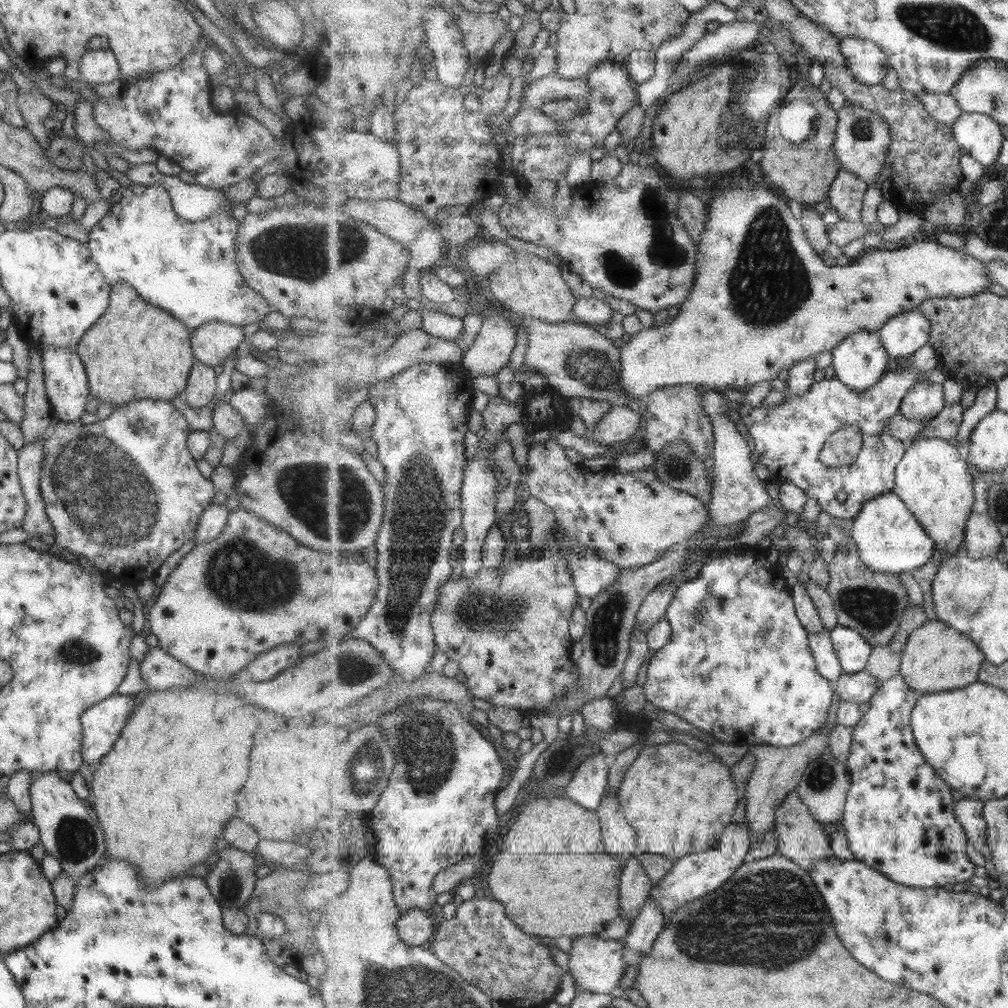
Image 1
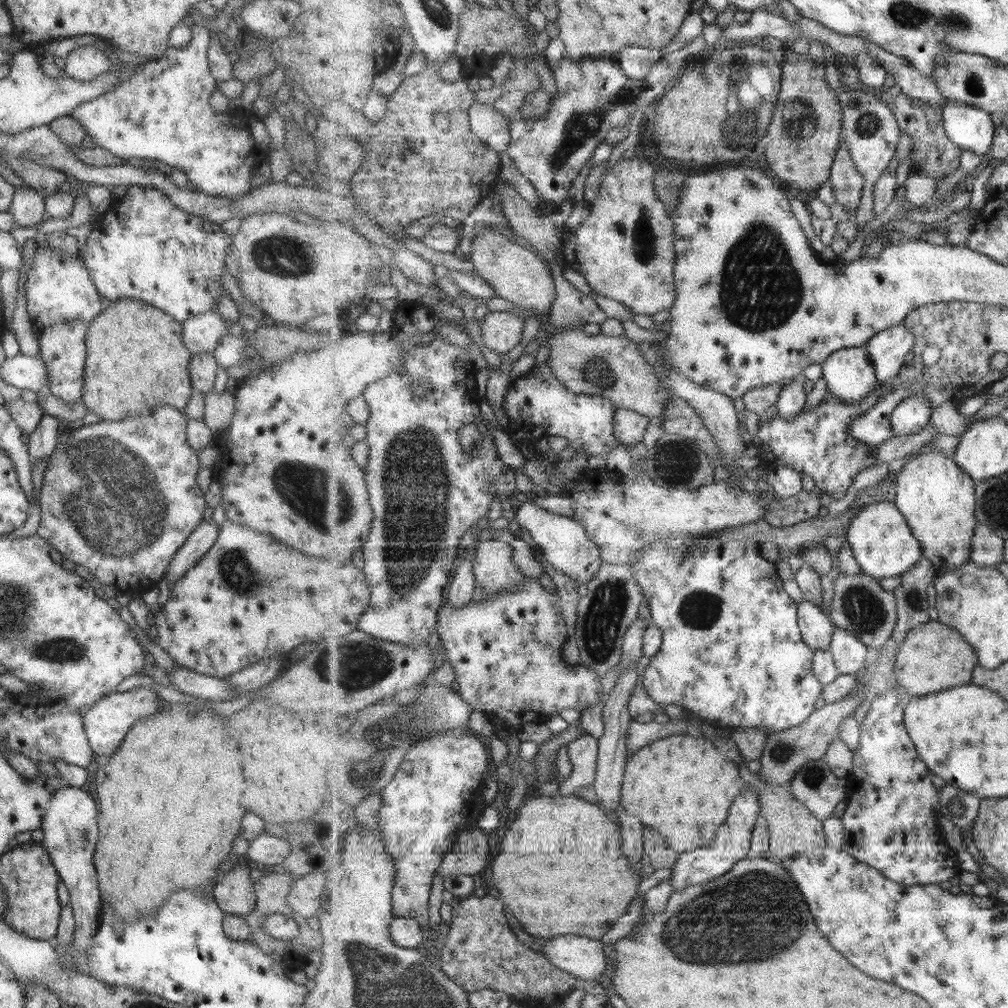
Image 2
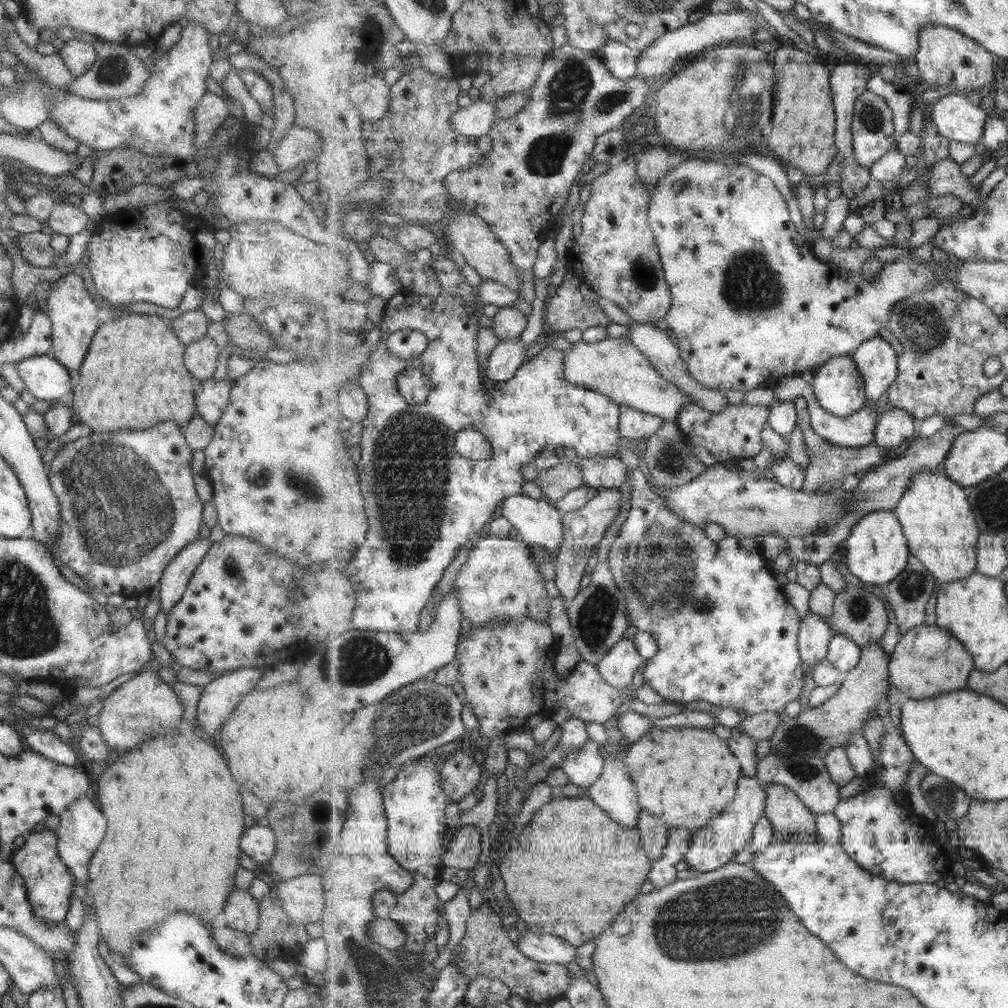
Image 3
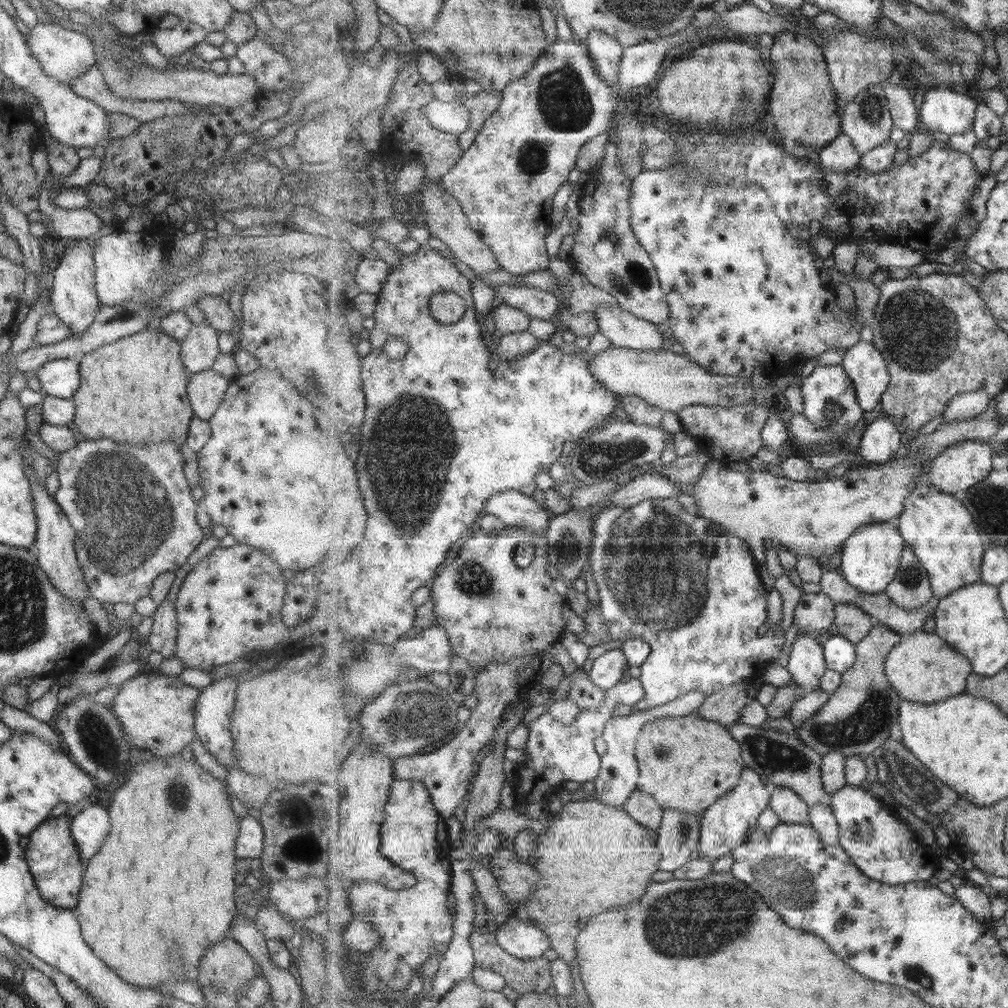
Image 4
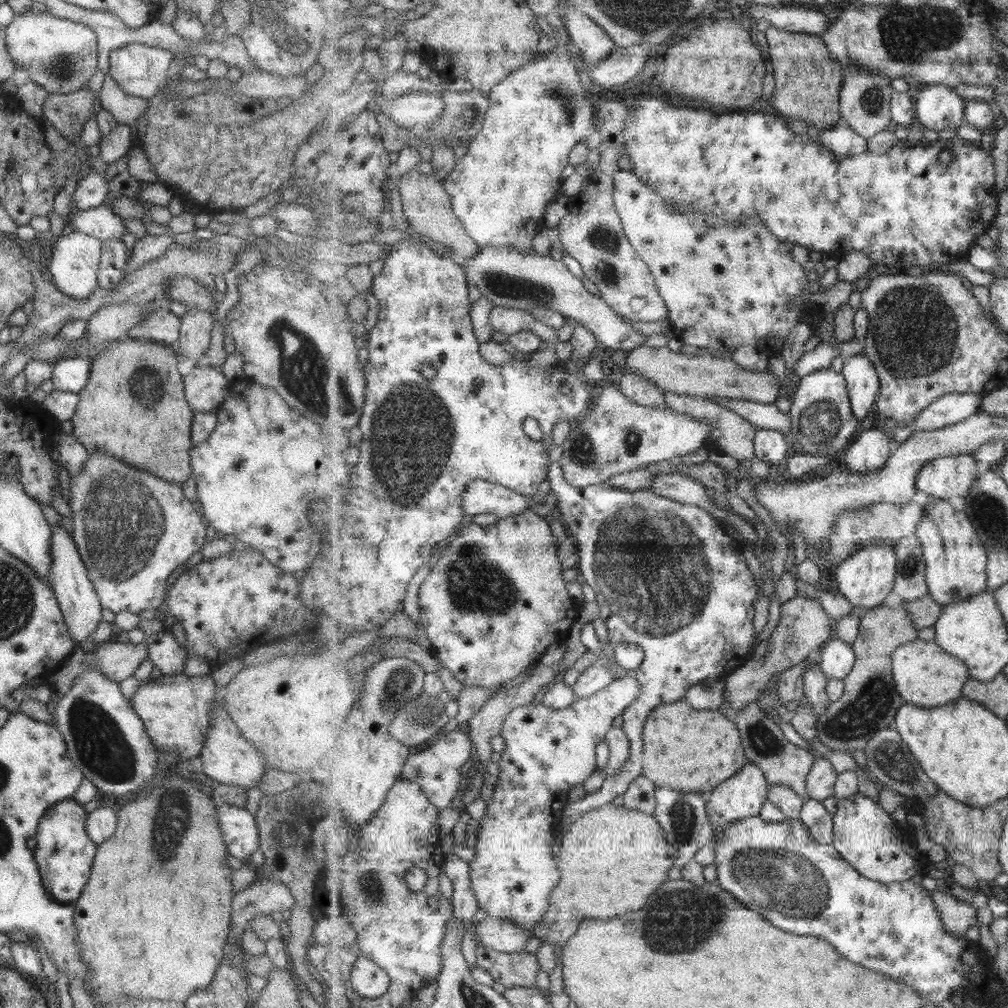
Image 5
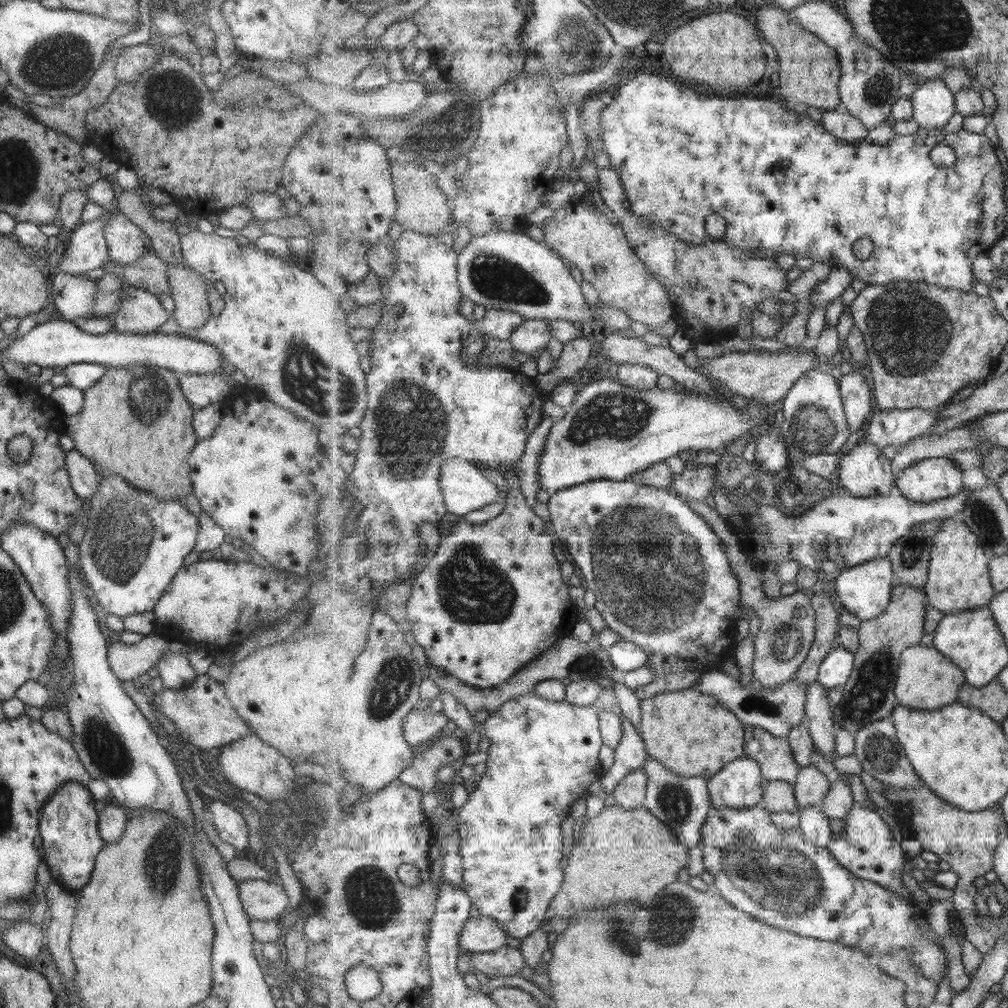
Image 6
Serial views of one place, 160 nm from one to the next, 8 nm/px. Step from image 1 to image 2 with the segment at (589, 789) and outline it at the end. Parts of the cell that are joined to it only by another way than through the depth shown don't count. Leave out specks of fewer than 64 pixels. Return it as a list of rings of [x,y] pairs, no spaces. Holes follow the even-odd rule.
[[[583,733],[577,740],[568,743],[567,754],[570,762],[573,764],[573,771],[568,779],[559,785],[559,794],[576,796],[575,792],[577,792],[579,788],[591,786],[591,784],[595,782],[598,767],[598,739],[588,733]]]

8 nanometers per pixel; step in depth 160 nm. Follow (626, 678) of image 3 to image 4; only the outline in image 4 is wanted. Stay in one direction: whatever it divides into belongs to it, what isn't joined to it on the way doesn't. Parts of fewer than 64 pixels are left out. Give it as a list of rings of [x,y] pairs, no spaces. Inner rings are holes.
[[[613,649],[591,661],[588,674],[599,688],[610,689],[627,678],[629,666],[630,662],[622,649]]]

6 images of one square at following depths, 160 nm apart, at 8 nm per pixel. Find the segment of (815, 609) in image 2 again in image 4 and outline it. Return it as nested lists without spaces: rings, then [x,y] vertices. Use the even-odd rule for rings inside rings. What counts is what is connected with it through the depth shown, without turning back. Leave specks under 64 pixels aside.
[[[810,634],[799,635],[792,645],[787,669],[794,682],[807,691],[821,688],[823,675],[828,669],[823,645]]]

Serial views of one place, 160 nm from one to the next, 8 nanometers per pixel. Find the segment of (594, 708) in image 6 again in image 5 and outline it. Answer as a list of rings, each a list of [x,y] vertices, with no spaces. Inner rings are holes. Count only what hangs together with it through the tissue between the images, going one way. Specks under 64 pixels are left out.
[[[630,676],[616,678],[607,688],[589,698],[578,699],[571,706],[556,709],[545,703],[528,704],[511,711],[501,735],[507,741],[507,750],[501,754],[498,783],[482,825],[477,828],[476,855],[470,863],[472,889],[479,908],[489,917],[508,918],[525,930],[534,930],[550,909],[551,893],[555,890],[561,872],[553,860],[553,824],[564,816],[569,803],[569,788],[583,784],[597,770],[597,746],[605,742],[607,733],[615,725],[613,720],[638,700],[642,684]]]

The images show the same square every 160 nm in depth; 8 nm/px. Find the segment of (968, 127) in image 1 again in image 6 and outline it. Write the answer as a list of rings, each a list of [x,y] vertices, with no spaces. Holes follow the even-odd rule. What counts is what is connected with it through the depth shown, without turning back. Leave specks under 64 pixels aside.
[[[941,79],[921,82],[910,97],[914,120],[926,130],[943,129],[956,112],[954,93]]]

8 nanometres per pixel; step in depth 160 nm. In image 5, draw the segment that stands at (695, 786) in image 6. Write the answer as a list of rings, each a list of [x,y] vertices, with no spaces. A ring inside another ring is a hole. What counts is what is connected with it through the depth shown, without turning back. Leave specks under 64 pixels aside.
[[[656,787],[656,809],[654,817],[666,832],[669,844],[678,850],[674,866],[684,866],[695,858],[695,854],[715,842],[714,824],[710,821],[707,800],[701,793],[684,793],[669,787]]]

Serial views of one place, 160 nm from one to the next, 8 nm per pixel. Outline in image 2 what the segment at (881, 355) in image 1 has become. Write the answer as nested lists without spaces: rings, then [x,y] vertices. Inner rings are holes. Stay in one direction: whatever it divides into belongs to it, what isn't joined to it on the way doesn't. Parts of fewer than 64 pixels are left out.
[[[866,346],[838,350],[821,366],[827,390],[847,404],[858,404],[880,387]]]

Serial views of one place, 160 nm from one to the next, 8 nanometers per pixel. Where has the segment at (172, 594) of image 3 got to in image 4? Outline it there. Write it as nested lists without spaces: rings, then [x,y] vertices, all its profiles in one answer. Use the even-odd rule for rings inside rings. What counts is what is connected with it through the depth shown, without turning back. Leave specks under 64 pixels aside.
[[[165,600],[153,613],[153,622],[147,637],[149,648],[159,652],[161,658],[171,658],[175,652],[176,641],[176,614],[175,606]]]

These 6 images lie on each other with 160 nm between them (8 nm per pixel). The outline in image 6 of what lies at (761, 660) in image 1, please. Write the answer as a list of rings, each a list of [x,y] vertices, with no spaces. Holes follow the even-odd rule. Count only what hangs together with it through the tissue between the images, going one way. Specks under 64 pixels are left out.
[[[597,480],[587,482],[583,485],[560,489],[550,498],[548,510],[550,512],[550,530],[555,537],[564,540],[573,563],[578,569],[583,582],[589,590],[595,594],[597,601],[595,608],[605,619],[607,626],[618,632],[623,639],[635,642],[643,648],[648,656],[648,664],[656,676],[678,673],[681,671],[703,671],[708,673],[715,670],[715,666],[722,664],[725,660],[733,660],[735,613],[741,610],[741,587],[738,576],[732,569],[730,558],[727,556],[723,540],[713,529],[707,520],[697,511],[691,509],[686,500],[669,492],[668,489],[659,489],[645,484],[635,483],[633,480],[611,481]],[[624,713],[622,715],[622,723],[624,735],[619,748],[615,750],[614,763],[600,779],[603,797],[606,797],[607,794],[612,794],[620,780],[631,771],[643,769],[647,757],[650,756],[641,732],[637,732],[635,725]]]

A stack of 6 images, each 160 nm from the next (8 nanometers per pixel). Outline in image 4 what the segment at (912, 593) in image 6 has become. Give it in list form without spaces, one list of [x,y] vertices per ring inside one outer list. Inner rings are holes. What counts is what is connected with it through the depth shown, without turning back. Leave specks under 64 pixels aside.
[[[875,623],[870,633],[855,644],[857,660],[847,672],[842,673],[841,686],[807,723],[795,726],[803,744],[818,750],[822,755],[837,751],[848,757],[853,754],[871,754],[889,740],[891,724],[898,722],[902,702],[887,676],[886,662],[889,653],[902,639],[903,636],[891,627]]]

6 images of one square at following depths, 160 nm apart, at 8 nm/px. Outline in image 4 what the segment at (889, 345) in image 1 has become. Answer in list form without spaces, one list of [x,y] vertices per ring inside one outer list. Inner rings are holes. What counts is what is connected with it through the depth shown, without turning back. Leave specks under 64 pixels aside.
[[[859,341],[843,354],[842,365],[853,379],[864,412],[877,408],[891,382],[883,353],[872,342]]]

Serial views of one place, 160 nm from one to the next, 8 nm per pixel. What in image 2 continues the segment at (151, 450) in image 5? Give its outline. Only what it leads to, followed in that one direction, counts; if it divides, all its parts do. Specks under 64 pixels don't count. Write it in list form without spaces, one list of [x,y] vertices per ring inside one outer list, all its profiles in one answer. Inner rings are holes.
[[[118,298],[105,306],[87,325],[85,333],[86,357],[80,402],[101,421],[123,420],[128,416],[143,416],[156,406],[172,406],[184,413],[193,394],[188,375],[192,355],[209,353],[217,341],[227,333],[224,320],[215,310],[195,313],[183,322],[177,322],[162,310],[134,298]]]

